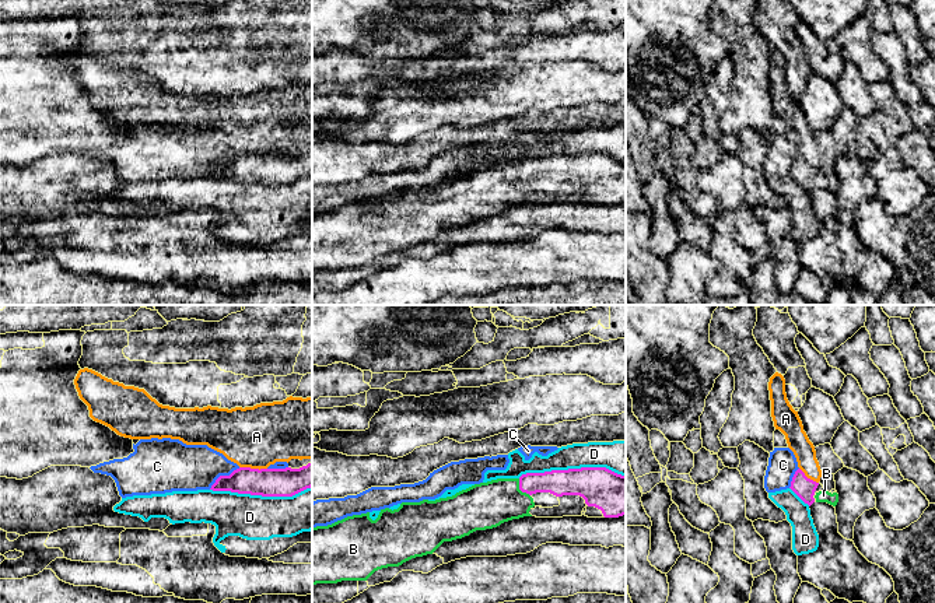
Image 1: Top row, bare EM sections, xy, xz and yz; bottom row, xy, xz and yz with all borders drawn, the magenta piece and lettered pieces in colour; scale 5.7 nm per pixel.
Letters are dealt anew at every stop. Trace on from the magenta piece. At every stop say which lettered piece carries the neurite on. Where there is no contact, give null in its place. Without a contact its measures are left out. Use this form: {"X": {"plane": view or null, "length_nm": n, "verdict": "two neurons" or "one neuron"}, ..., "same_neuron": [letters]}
{"A": {"plane": "xy", "length_nm": 160, "verdict": "two neurons"}, "B": {"plane": "xz", "length_nm": 120, "verdict": "one neuron"}, "C": {"plane": "xy", "length_nm": 220, "verdict": "two neurons"}, "D": {"plane": "xz", "length_nm": 600, "verdict": "two neurons"}, "same_neuron": ["B"]}

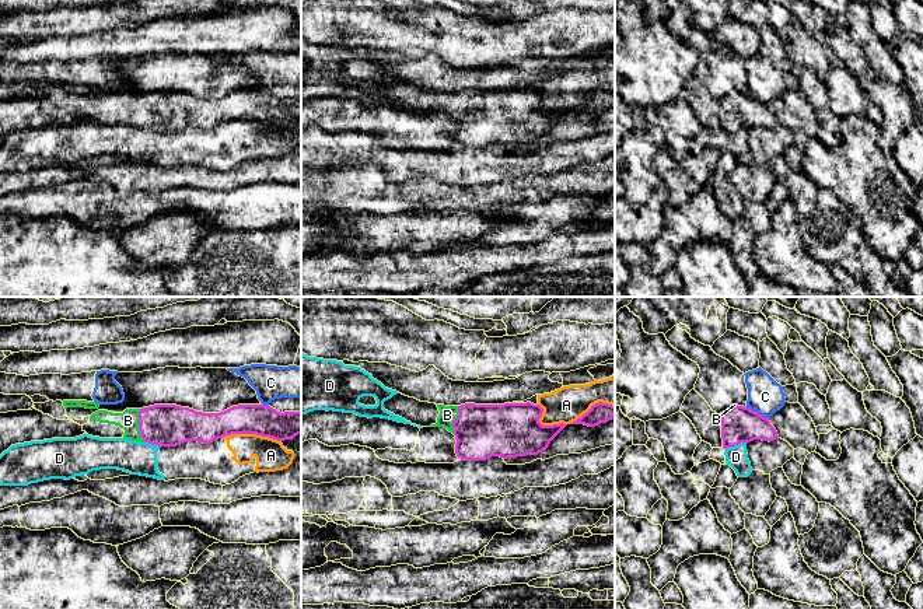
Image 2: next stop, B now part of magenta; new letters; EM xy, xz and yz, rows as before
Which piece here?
{"A": {"plane": "xy", "length_nm": 340, "verdict": "two neurons"}, "B": {"plane": "xy", "length_nm": 200, "verdict": "one neuron"}, "C": {"plane": "yz", "length_nm": 150, "verdict": "two neurons"}, "D": {"plane": "yz", "length_nm": 130, "verdict": "two neurons"}, "same_neuron": ["B"]}

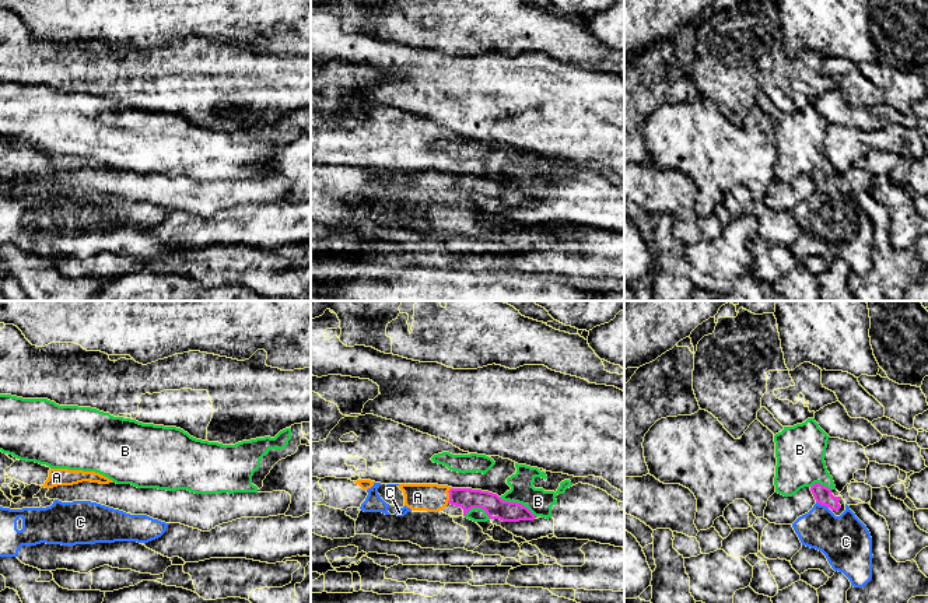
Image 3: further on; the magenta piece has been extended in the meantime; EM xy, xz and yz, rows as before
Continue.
{"A": {"plane": "xz", "length_nm": 100, "verdict": "one neuron"}, "B": {"plane": "xz", "length_nm": 240, "verdict": "two neurons"}, "C": {"plane": "yz", "length_nm": 80, "verdict": "two neurons"}, "same_neuron": ["A"]}

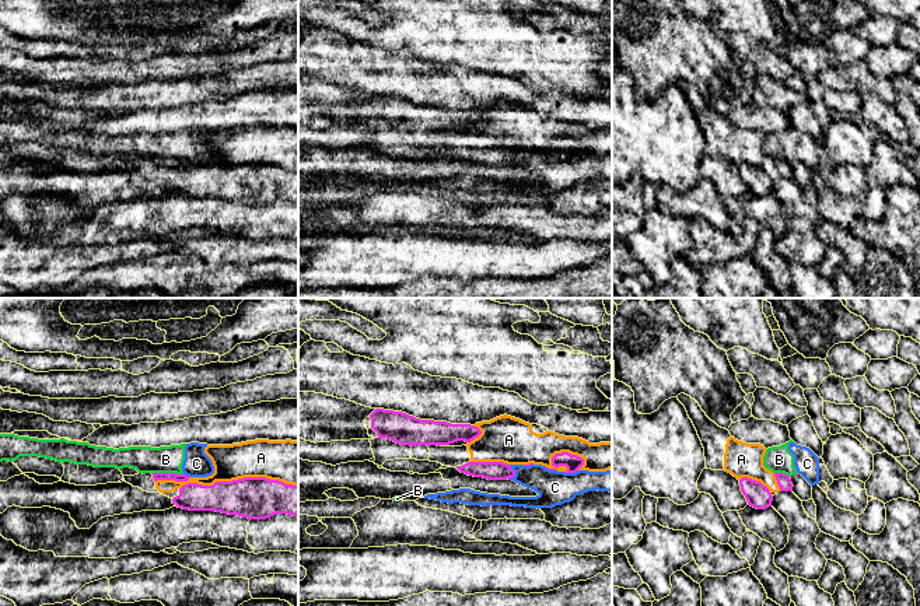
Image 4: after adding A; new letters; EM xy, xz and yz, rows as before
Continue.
{"A": {"plane": "xy", "length_nm": 800, "verdict": "two neurons"}, "B": {"plane": "xy", "length_nm": 180, "verdict": "two neurons"}, "C": {"plane": "xz", "length_nm": 90, "verdict": "two neurons"}, "same_neuron": []}

